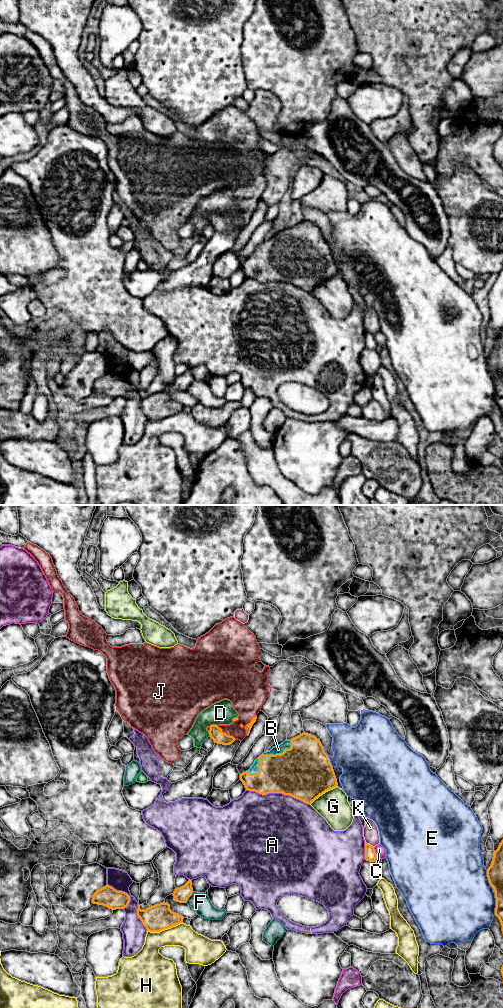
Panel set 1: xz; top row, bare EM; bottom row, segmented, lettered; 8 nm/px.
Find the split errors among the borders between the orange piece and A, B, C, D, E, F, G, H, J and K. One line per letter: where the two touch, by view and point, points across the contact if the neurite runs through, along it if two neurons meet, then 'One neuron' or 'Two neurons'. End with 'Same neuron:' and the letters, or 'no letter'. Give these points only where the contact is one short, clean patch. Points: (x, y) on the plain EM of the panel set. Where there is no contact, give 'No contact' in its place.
A: Touches orange at xz (278, 280). Two neurons
B: Touches orange at xz (279, 242). One neuron
C: Touches orange at xz (375, 340). Two neurons
D: Touches orange at xz (213, 213). Two neurons
E: Touches orange at xz (328, 245). Two neurons
F: Touches orange at xz (189, 384). Two neurons
G: Touches orange at xz (323, 280). Two neurons
H: Touches orange at xz (164, 417). Two neurons
J: Touches orange at xz (246, 213). One neuron
K: Touches orange at xz (369, 332). Two neurons
Same neuron: B, J

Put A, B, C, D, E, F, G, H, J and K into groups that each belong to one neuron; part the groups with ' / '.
A / B J / C / D / E / F / G / H / K

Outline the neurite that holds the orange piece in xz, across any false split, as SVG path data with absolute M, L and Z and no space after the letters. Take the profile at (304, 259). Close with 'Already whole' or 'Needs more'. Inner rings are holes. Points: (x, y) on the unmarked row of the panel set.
M305 220L264 240L248 259L240 262L240 268L246 278L262 283L282 281L307 292L338 273L330 247L320 228Z. Needs more

